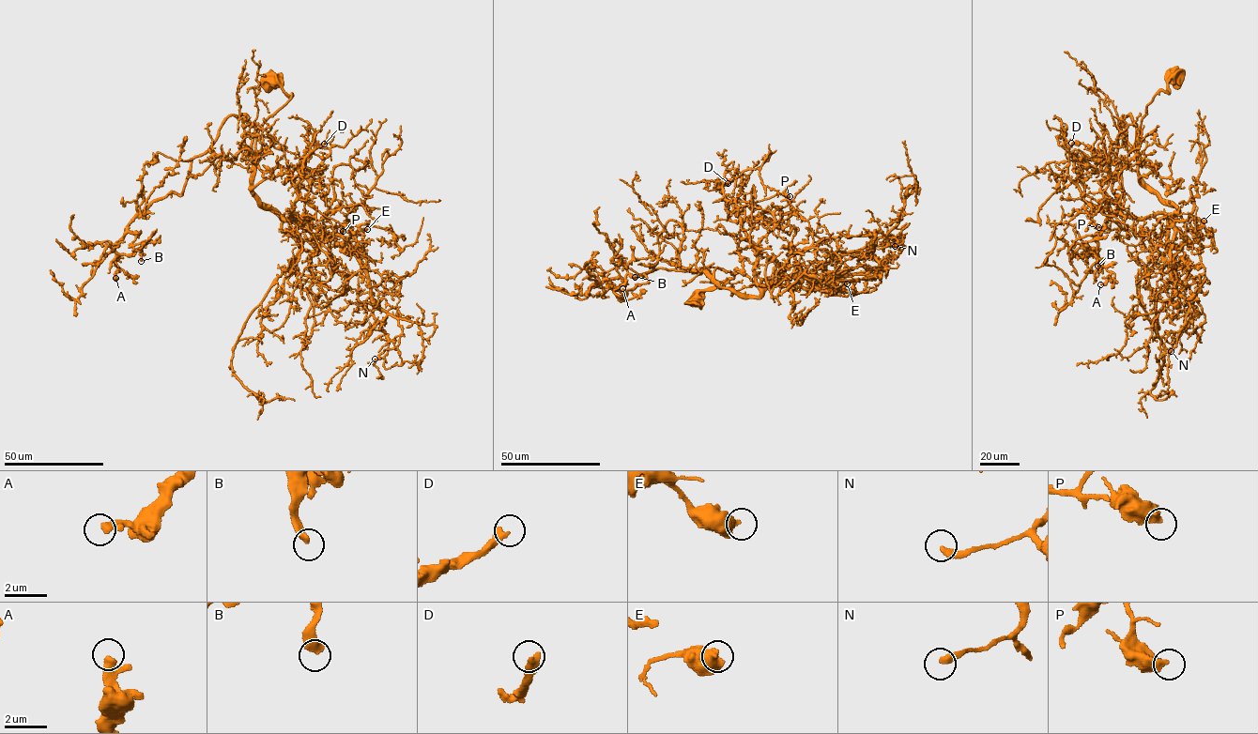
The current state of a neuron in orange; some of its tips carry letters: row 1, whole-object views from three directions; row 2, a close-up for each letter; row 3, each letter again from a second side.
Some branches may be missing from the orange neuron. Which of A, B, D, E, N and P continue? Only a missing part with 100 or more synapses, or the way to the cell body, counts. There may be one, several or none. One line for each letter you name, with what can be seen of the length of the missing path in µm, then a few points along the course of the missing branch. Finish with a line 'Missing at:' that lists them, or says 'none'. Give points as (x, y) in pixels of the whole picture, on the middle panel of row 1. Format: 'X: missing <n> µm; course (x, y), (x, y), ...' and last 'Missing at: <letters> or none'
D: missing 70 µm; course (728, 183), (735, 183), (734, 166), (729, 160), (719, 158)
Missing at: D

